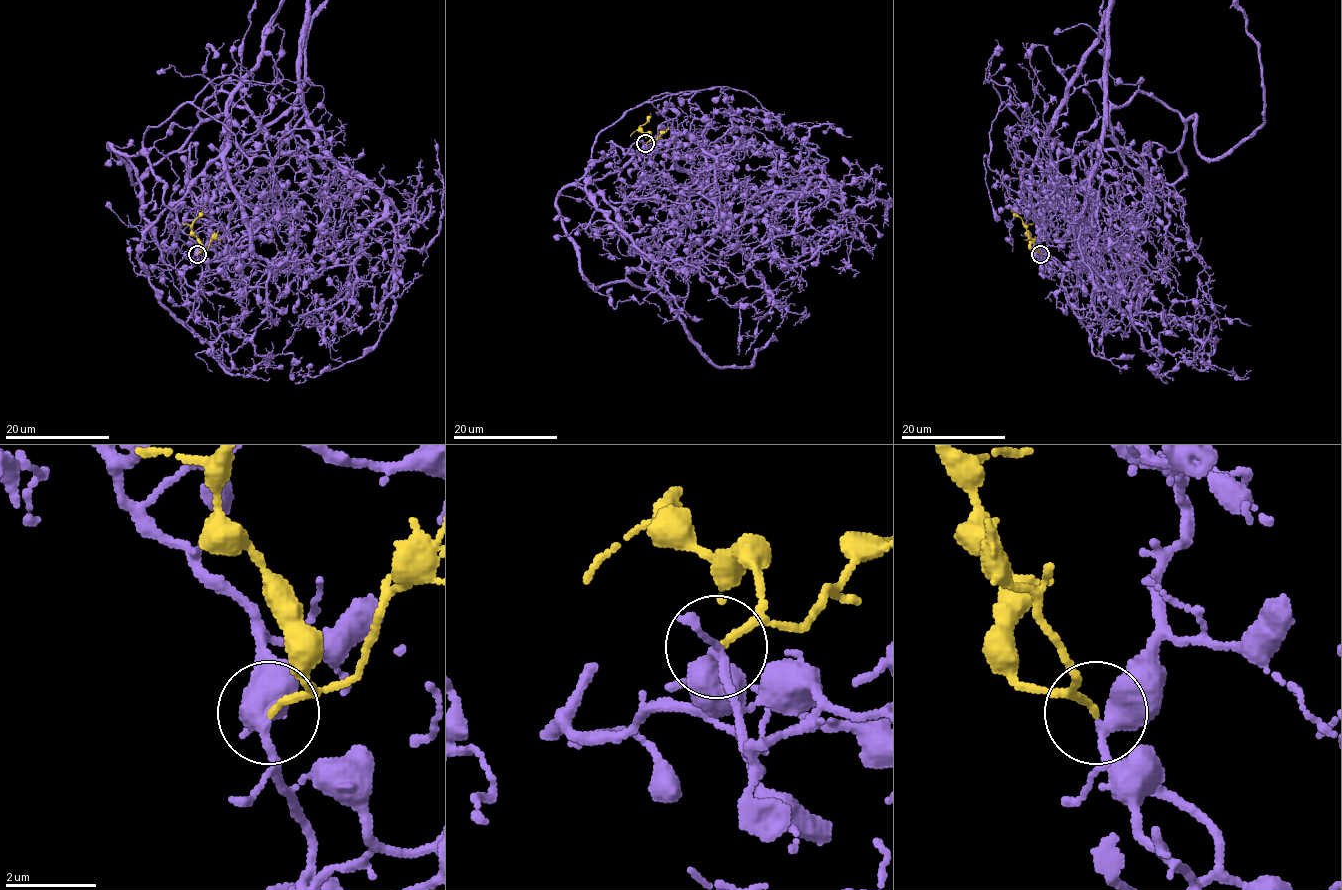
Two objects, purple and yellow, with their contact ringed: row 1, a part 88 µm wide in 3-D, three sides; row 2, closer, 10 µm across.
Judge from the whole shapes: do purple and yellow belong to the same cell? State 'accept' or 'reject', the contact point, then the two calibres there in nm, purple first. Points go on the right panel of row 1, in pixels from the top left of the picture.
accept; place (1040, 254); calibres 280 and 140 nm

